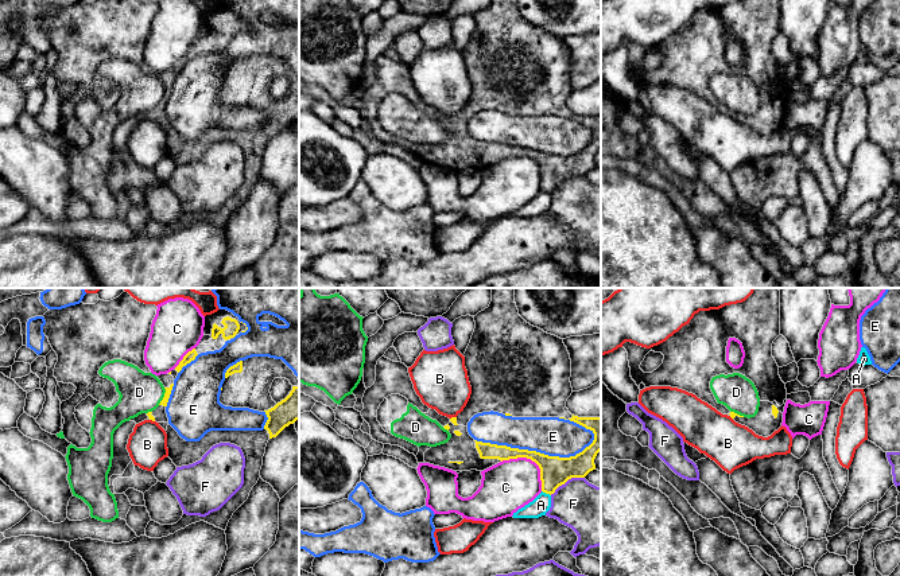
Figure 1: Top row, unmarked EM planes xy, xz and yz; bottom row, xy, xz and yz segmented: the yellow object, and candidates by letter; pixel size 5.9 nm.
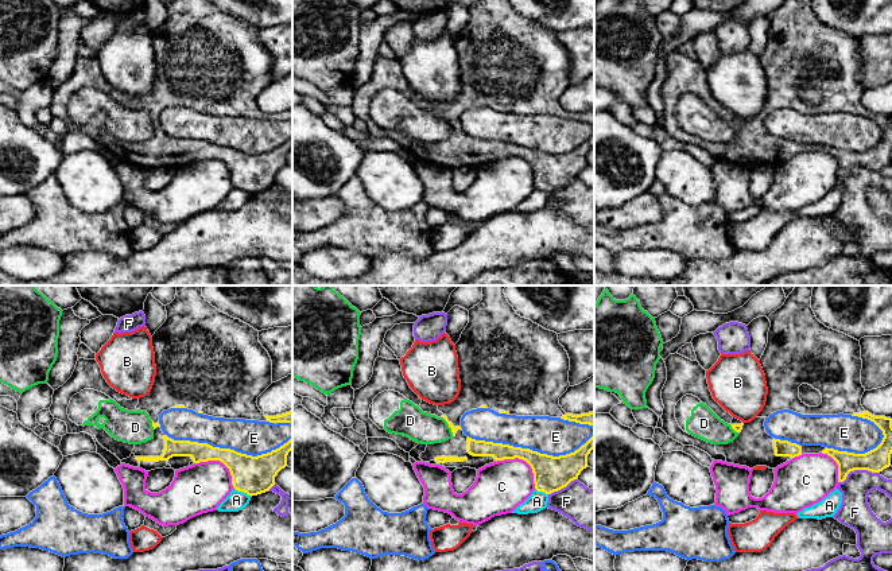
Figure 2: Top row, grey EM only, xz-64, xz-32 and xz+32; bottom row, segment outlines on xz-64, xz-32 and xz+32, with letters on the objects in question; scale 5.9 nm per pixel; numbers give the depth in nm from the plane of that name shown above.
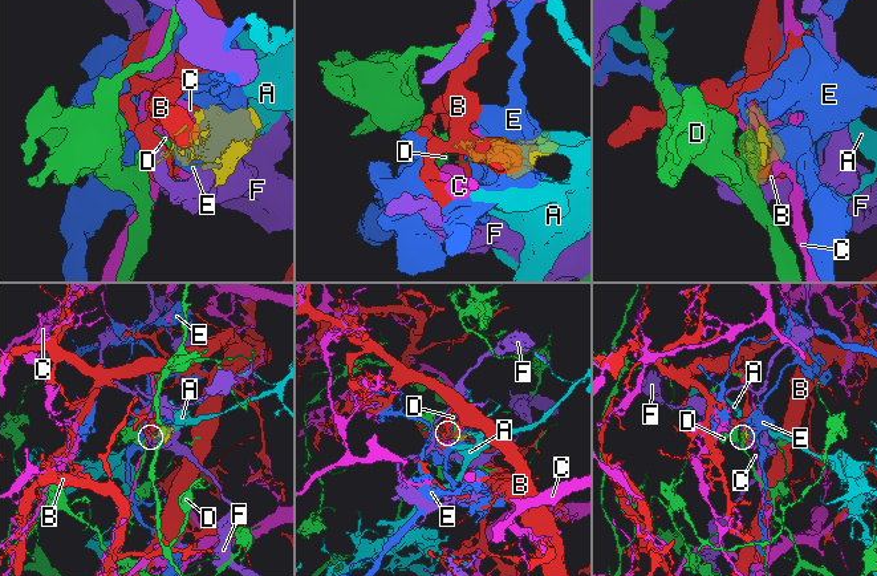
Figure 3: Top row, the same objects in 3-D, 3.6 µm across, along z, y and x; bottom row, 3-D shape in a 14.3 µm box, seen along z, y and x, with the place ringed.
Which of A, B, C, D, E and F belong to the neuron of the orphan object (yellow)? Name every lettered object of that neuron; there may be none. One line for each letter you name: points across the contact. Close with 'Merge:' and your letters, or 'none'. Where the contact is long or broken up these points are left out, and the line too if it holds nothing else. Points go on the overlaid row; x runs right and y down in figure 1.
Merge: none

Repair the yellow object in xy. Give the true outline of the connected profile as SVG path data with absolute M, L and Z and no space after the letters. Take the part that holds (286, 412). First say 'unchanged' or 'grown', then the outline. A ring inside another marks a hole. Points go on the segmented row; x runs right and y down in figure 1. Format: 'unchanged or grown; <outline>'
grown; M252 357L237 362L226 370L220 402L225 406L264 412L268 417L264 429L210 431L199 441L186 441L168 424L166 431L168 458L176 467L189 466L201 460L216 444L234 444L241 448L245 458L243 487L220 510L206 517L183 514L174 525L160 525L151 519L146 528L147 537L167 537L199 521L226 530L233 513L248 499L252 487L260 478L268 440L276 437L286 427L299 420L299 378L282 359ZM280 377L290 381L292 390L276 404L271 397L269 389L274 380Z

